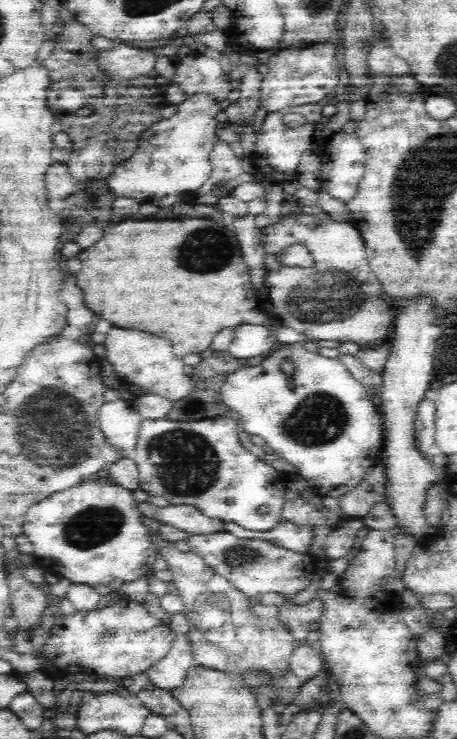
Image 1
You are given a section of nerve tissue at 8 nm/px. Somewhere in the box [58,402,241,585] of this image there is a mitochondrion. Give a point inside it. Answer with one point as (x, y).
(184, 462)

